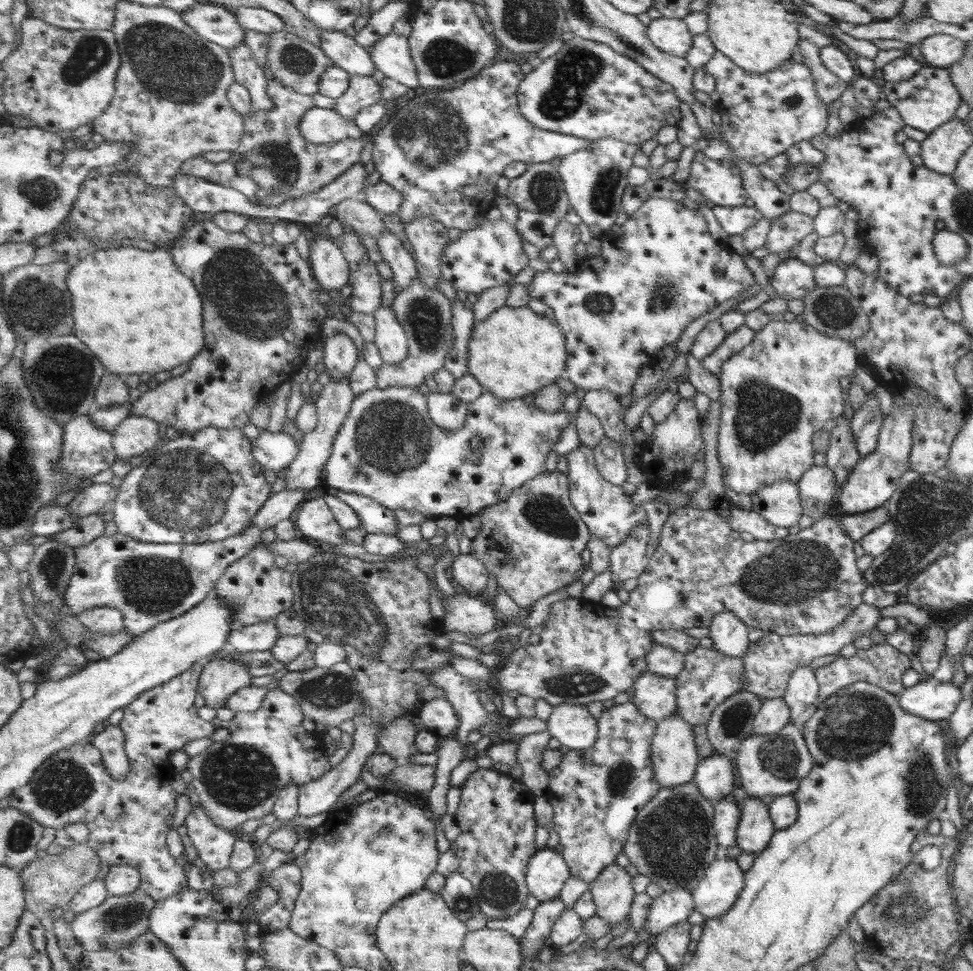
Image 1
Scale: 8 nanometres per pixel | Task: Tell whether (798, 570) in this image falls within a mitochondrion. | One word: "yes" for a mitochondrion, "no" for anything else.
yes

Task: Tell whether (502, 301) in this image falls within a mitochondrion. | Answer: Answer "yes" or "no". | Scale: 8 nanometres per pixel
no

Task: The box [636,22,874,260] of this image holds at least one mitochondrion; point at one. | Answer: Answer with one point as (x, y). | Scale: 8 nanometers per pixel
(793, 101)

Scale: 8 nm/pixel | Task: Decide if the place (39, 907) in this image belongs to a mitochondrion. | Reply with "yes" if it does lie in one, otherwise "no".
no

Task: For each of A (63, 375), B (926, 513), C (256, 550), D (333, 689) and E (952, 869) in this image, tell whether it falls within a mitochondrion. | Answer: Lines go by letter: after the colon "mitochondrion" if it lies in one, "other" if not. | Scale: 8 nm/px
A: mitochondrion
B: mitochondrion
C: other
D: mitochondrion
E: other

